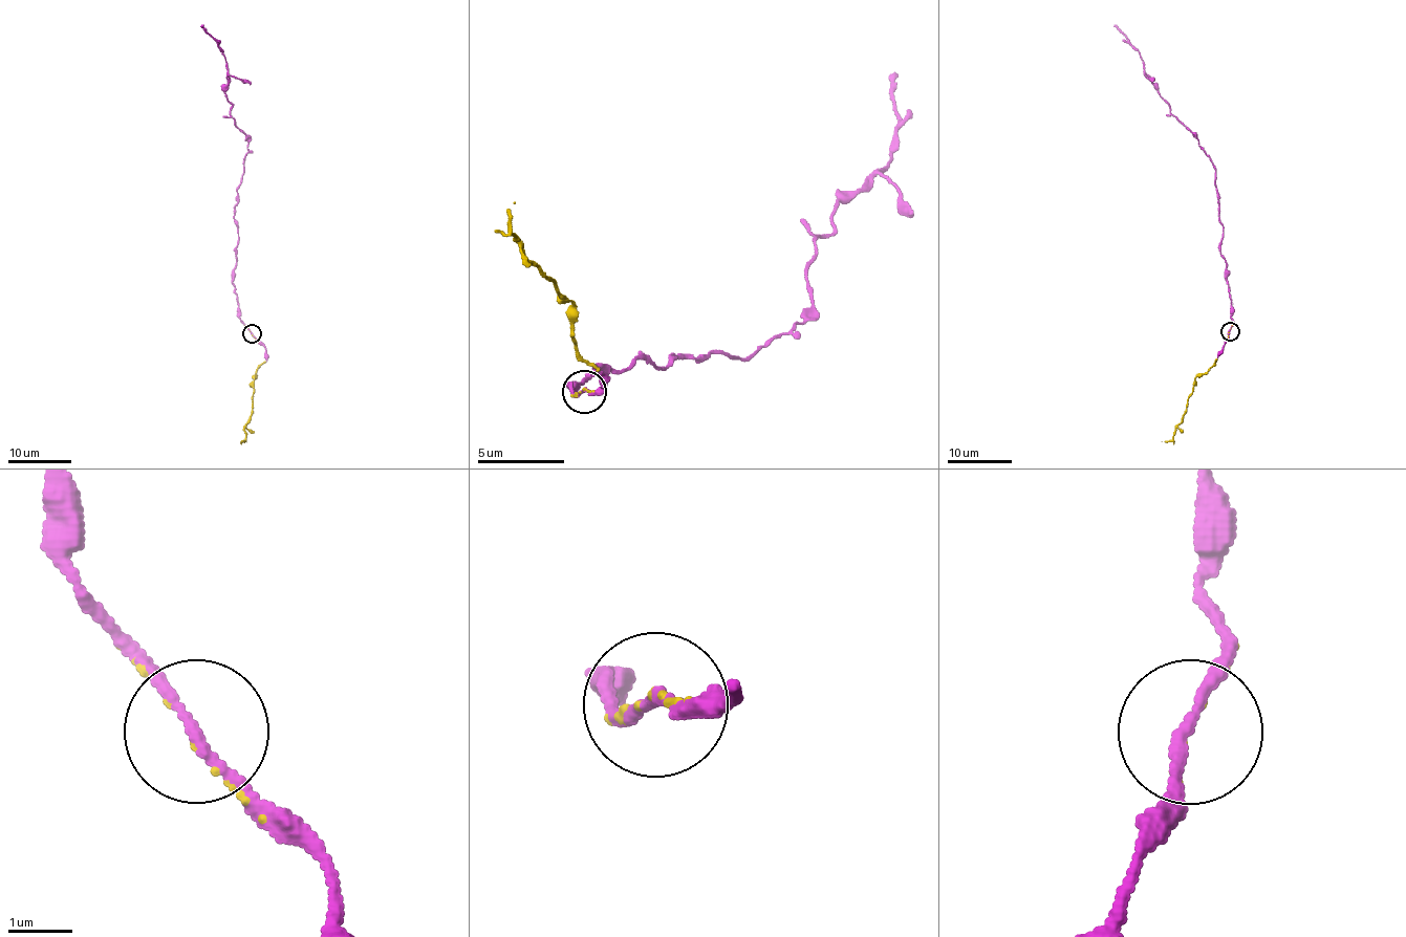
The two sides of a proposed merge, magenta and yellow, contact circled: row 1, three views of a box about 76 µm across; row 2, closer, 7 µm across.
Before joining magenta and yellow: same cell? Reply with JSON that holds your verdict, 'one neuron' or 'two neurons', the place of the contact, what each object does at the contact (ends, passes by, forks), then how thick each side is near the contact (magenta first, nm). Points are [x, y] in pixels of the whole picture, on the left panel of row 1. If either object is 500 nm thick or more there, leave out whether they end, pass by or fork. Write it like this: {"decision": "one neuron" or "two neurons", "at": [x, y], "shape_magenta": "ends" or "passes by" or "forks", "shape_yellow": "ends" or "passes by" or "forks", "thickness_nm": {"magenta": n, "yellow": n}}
{"decision": "one neuron", "at": [252, 333], "shape_magenta": "passes by", "shape_yellow": "ends", "thickness_nm": {"magenta": 150, "yellow": 60}}

